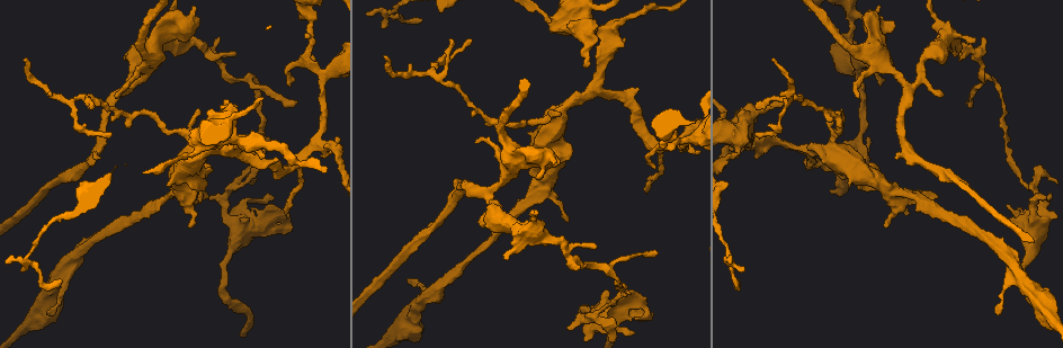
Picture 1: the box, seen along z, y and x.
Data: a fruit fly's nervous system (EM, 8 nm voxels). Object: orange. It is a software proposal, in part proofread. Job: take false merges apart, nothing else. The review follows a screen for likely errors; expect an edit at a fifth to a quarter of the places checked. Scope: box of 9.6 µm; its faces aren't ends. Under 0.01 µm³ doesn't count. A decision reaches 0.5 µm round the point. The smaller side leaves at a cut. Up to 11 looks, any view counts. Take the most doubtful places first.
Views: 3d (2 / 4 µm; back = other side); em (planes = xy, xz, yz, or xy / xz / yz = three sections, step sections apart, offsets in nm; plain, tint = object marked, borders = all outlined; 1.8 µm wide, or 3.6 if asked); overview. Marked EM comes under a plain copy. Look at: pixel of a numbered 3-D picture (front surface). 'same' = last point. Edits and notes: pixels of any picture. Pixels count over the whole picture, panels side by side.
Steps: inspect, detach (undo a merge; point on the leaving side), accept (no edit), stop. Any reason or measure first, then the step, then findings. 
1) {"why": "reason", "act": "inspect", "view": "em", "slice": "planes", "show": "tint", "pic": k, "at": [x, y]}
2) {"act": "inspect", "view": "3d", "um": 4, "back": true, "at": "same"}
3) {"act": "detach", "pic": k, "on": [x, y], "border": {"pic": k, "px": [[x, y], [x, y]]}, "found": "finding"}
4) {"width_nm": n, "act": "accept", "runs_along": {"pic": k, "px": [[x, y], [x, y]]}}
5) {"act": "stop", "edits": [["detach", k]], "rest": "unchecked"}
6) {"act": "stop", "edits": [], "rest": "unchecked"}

{"why": "arms part here", "act": "inspect", "view": "em", "um": 3.6, "slice": "xy", "step": 4, "show": "tint", "pic": 1, "at": [72, 100]}

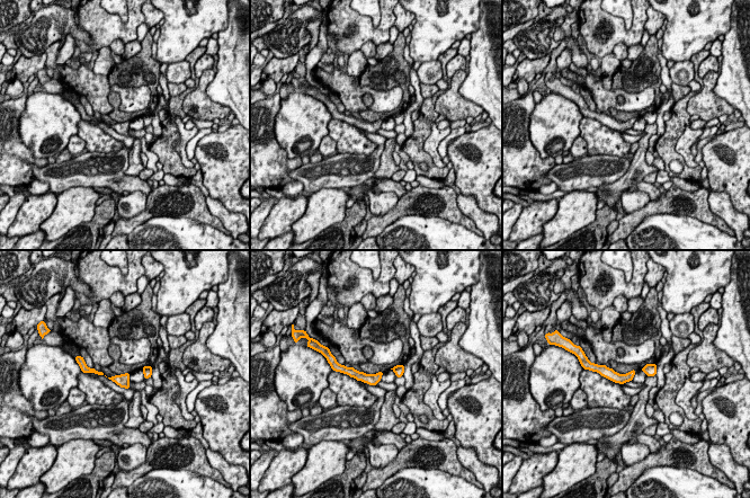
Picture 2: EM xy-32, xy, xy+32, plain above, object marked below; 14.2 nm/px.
{"act": "inspect", "view": "em", "um": 3.6, "slice": "planes", "show": "tint", "at": "same"}

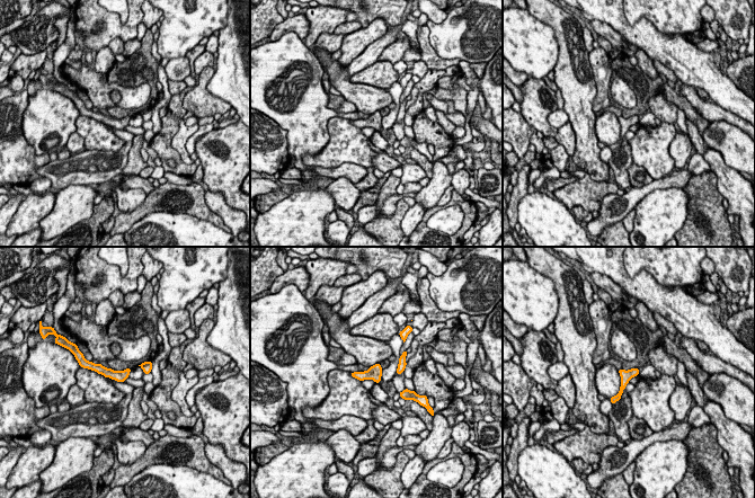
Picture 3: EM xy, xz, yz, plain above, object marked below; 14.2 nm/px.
{"act": "accept", "runs_along": {"pic": 3, "px": [[92, 366], [112, 374], [126, 372]]}, "found": "all the same cell"}

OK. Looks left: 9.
{"why": "sharp bend", "act": "inspect", "view": "em", "slice": "xy", "step": 8, "show": "tint", "pic": 1, "at": [755, 144]}

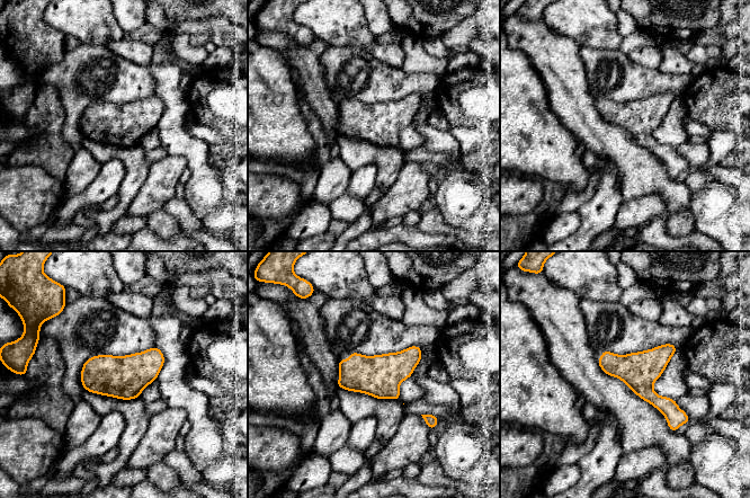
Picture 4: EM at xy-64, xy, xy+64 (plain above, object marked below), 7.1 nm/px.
{"act": "accept", "runs_along": {"pic": 4, "px": [[605, 353], [657, 401], [681, 415]]}, "found": "all the same cell"}

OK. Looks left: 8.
{"why": "three-way junction", "act": "inspect", "view": "3d", "um": 2, "pic": 1, "at": [913, 84]}

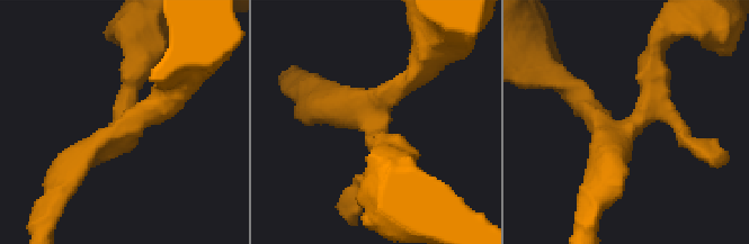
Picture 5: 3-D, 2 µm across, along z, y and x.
{"why": "shape alone is not enough", "act": "inspect", "view": "em", "slice": "planes", "show": "tint", "pic": 5, "at": [123, 131]}

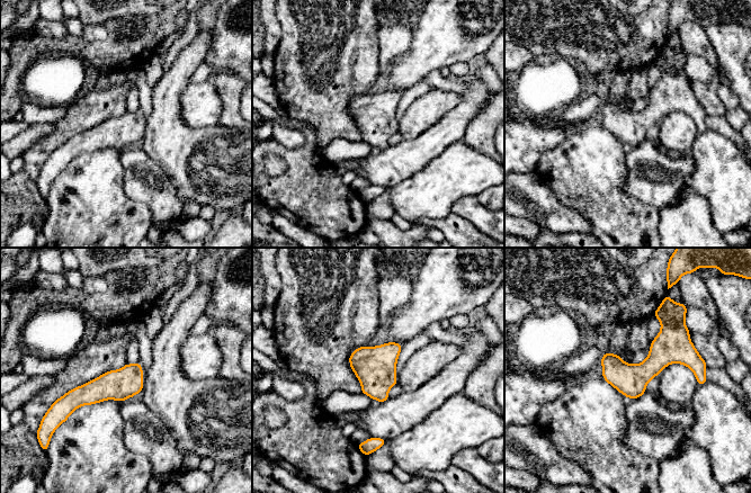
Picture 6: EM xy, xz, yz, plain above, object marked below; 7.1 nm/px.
{"width_nm": 220, "act": "accept", "found": "all the same cell"}

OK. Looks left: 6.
{"why": "abrupt turn", "act": "inspect", "view": "em", "slice": "planes", "show": "borders", "pic": 1, "at": [184, 25]}

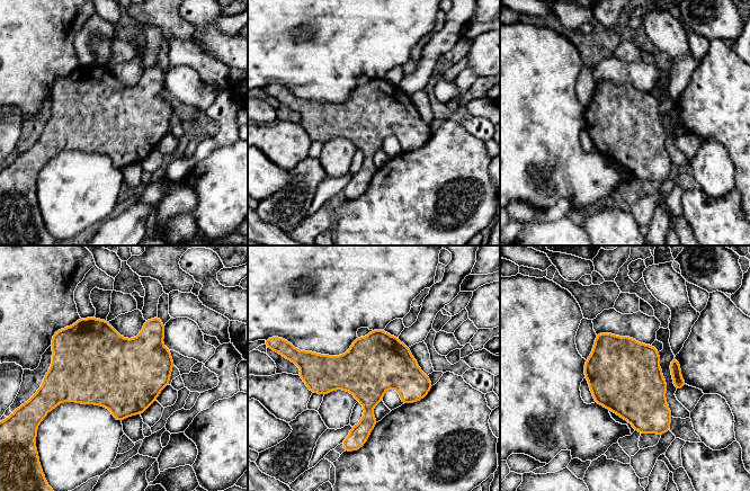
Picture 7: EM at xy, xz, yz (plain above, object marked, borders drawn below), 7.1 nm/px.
{"act": "accept", "found": "all the same cell"}

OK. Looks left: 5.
{"act": "stop", "edits": [], "rest": "unchecked"}

